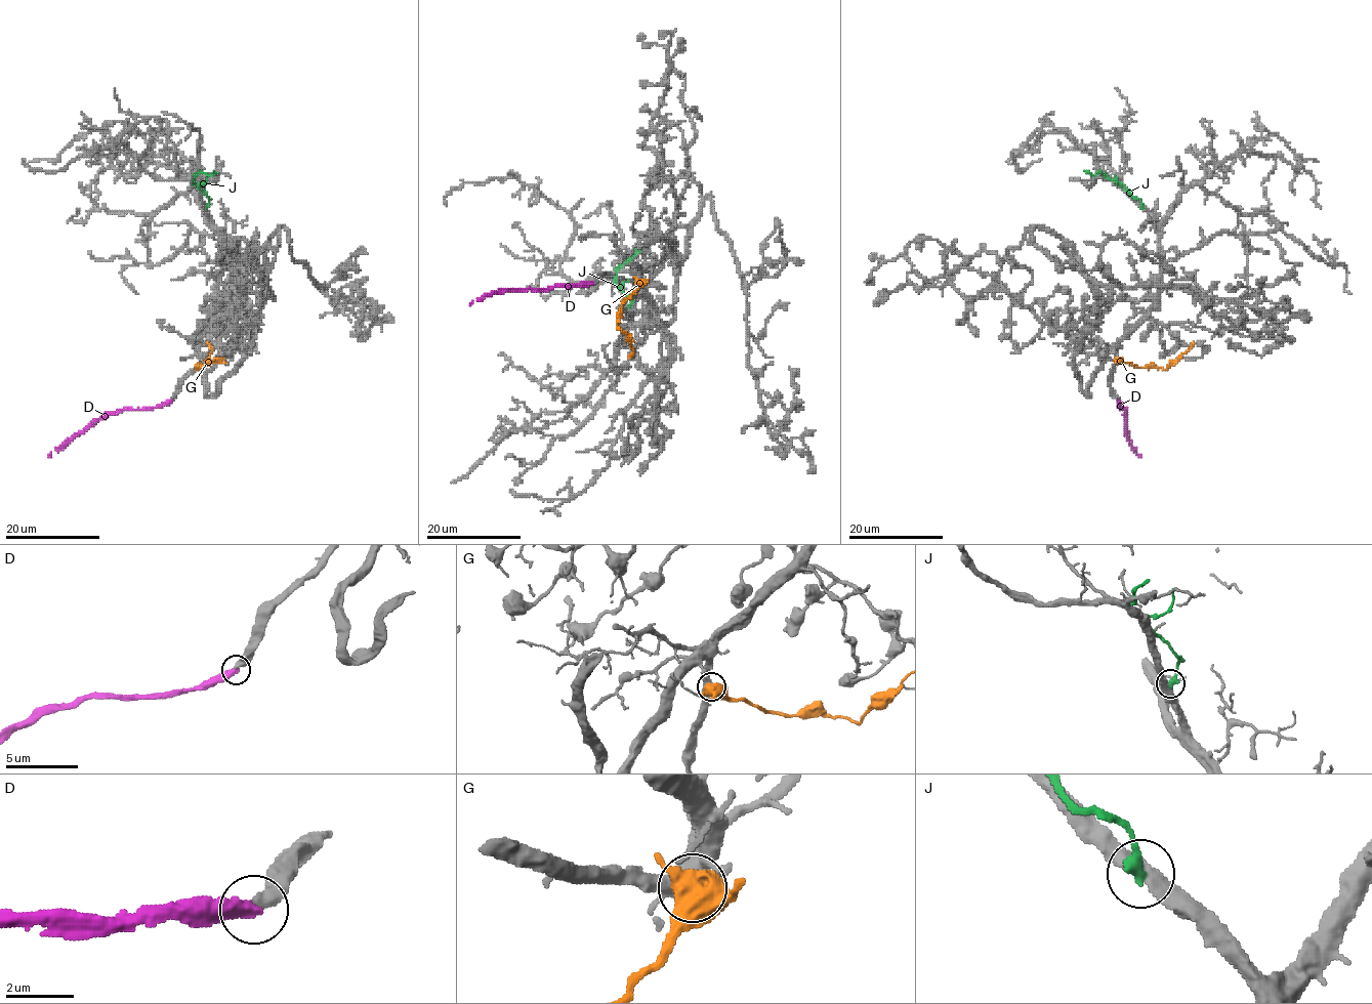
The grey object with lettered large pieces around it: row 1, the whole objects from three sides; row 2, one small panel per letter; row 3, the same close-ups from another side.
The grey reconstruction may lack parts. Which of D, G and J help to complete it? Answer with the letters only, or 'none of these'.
none of these

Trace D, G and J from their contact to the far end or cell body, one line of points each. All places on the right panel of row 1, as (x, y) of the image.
D: (1119, 401), (1125, 412), (1128, 438), (1140, 456)
G: (1117, 358), (1139, 368), (1164, 369), (1183, 353), (1194, 340)
J: (1142, 207), (1120, 183), (1100, 172), (1093, 176), (1085, 170)

